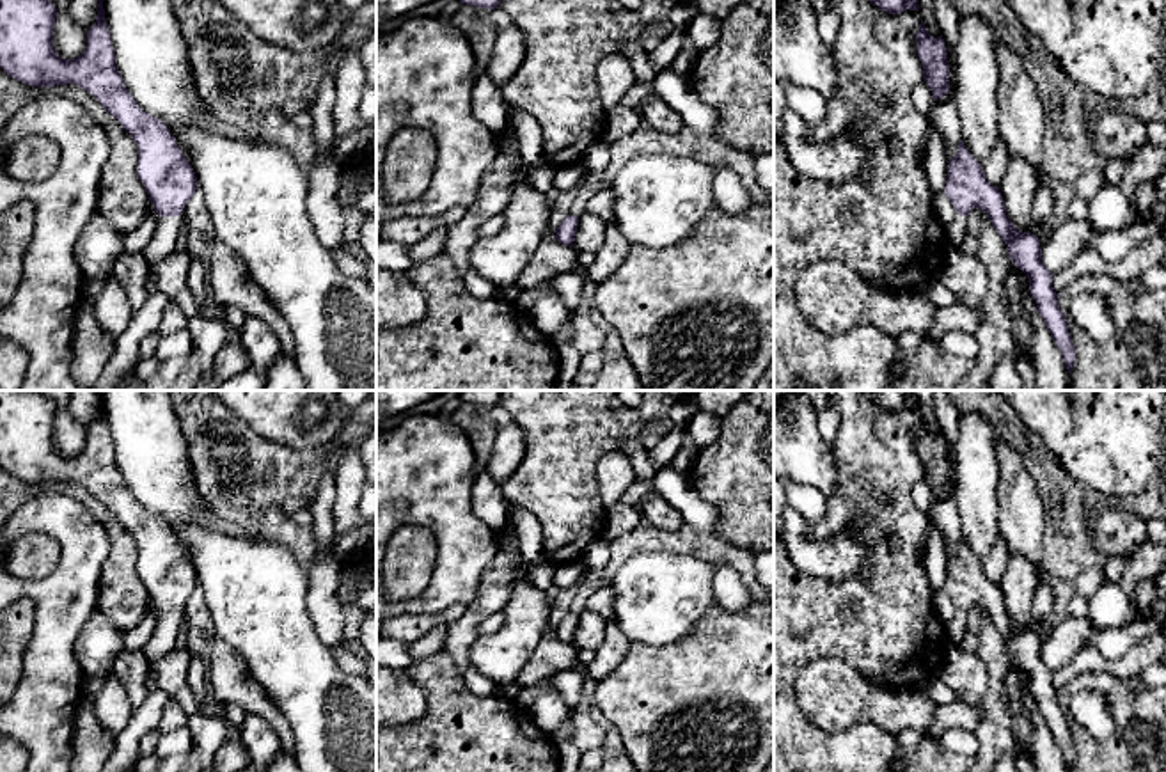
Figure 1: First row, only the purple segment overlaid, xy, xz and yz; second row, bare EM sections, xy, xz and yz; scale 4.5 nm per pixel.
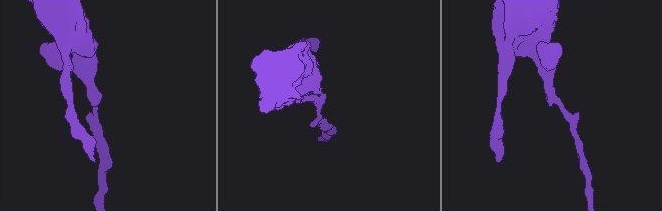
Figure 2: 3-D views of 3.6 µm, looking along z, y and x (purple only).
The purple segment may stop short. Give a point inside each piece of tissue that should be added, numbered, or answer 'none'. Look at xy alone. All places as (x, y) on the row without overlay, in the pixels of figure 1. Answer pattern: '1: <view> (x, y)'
1: xy (164, 639)

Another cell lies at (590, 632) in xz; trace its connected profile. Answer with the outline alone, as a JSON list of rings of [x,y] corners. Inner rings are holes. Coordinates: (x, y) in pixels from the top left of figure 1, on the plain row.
[[[584,611],[579,614],[573,646],[577,650],[596,650],[605,639],[605,619],[595,612]]]

